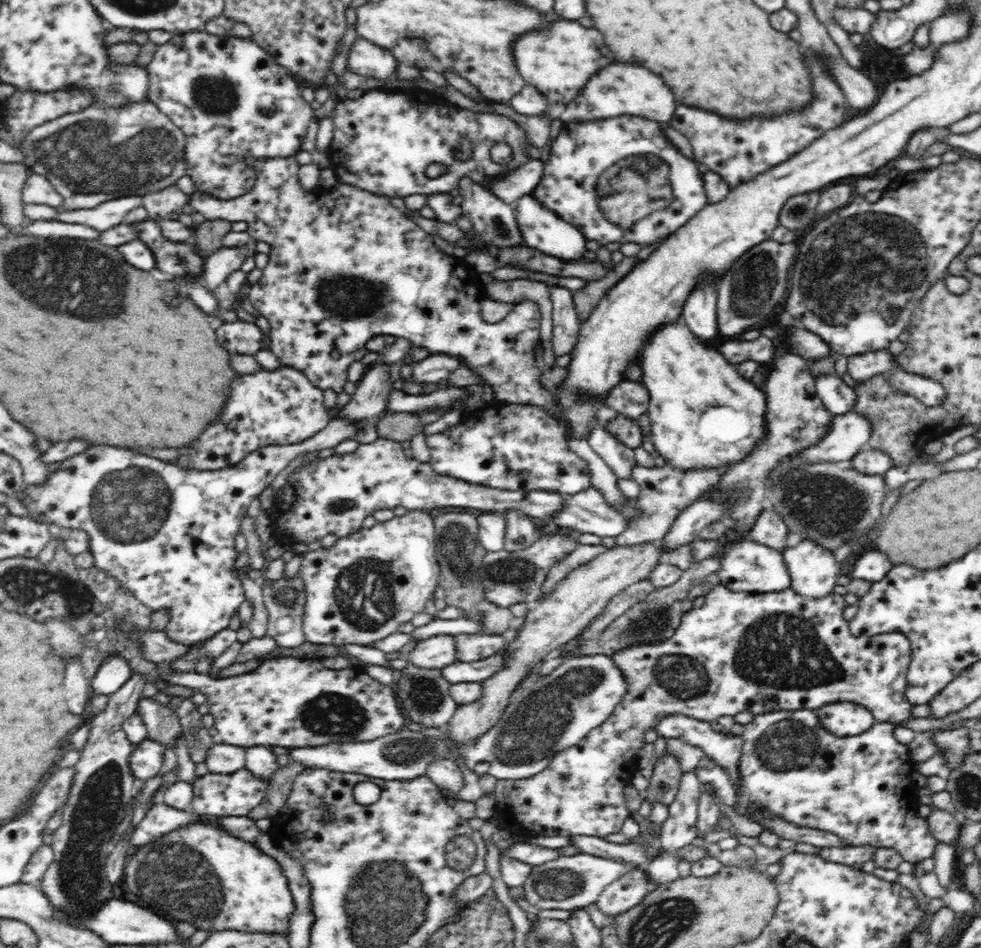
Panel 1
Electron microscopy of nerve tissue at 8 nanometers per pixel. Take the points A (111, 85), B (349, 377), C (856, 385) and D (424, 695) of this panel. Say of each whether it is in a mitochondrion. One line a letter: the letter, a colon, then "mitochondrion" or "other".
A: mitochondrion
B: other
C: other
D: mitochondrion

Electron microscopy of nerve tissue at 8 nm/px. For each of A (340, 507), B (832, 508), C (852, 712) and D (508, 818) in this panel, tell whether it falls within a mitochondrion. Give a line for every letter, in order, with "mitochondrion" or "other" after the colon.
A: mitochondrion
B: mitochondrion
C: other
D: other

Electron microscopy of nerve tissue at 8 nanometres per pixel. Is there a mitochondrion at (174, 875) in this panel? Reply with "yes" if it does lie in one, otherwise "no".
yes

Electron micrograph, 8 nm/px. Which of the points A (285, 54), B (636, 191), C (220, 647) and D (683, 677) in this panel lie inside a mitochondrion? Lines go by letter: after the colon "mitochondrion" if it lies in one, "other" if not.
A: other
B: mitochondrion
C: other
D: mitochondrion

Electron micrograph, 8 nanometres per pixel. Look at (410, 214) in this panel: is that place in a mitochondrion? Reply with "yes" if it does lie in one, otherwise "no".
no

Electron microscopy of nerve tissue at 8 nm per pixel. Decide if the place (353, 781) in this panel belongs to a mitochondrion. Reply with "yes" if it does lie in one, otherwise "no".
no

